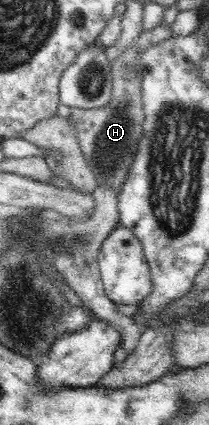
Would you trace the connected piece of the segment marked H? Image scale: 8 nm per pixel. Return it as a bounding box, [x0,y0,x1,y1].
[67,21,171,195]

